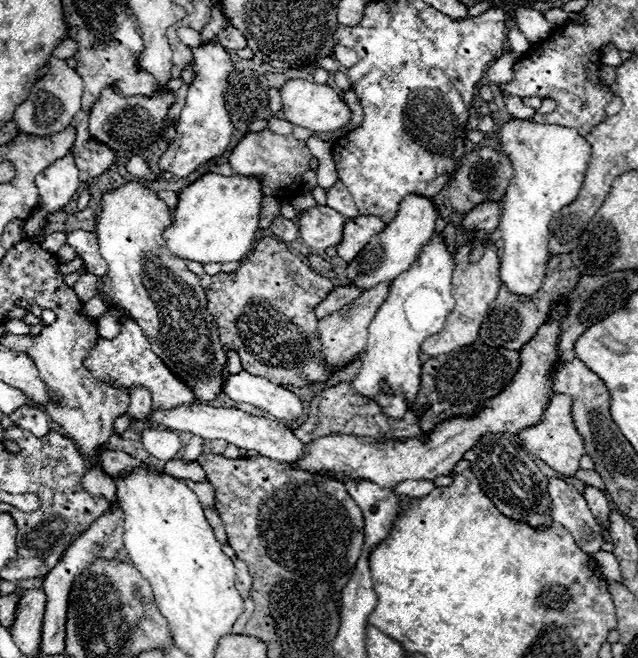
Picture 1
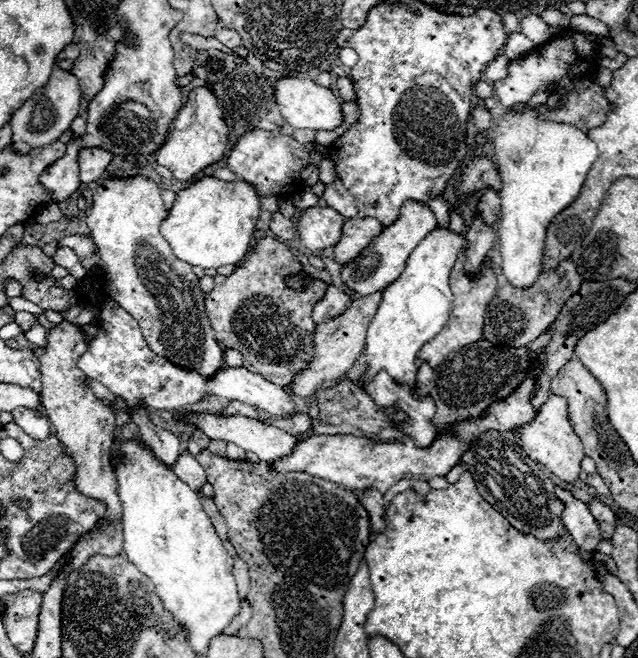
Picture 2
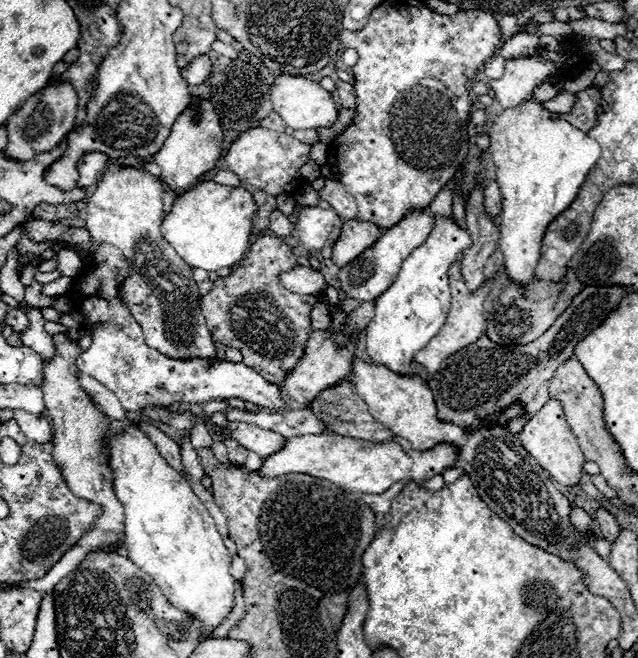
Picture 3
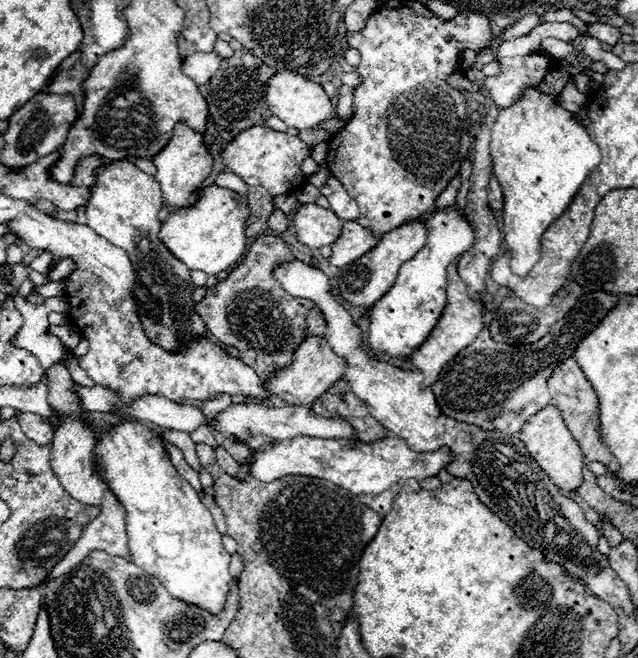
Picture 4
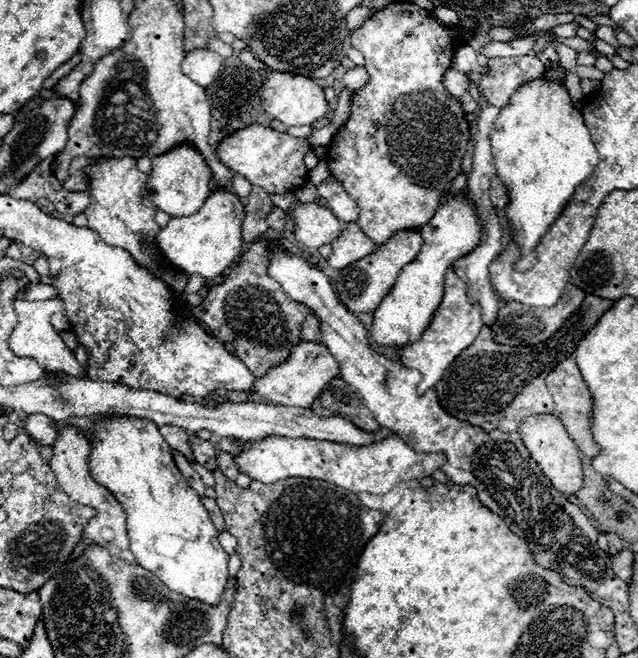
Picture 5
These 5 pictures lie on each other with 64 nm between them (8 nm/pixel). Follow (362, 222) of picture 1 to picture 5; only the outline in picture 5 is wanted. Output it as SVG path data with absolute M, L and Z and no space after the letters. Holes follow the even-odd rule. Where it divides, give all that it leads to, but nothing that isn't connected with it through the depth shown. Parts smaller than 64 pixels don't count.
M346 224L340 238L332 244L332 254L328 256L328 264L332 268L346 268L348 264L368 256L378 246L360 230L358 224Z

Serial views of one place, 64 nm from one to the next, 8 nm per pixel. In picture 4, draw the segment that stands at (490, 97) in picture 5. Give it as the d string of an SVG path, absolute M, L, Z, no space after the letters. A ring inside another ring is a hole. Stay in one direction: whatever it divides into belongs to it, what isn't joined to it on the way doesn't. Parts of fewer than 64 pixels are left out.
M538 54L530 56L518 56L518 58L500 58L500 76L486 78L484 88L488 90L488 96L500 106L508 108L512 106L526 88L534 88L544 80L544 76L554 68L556 58Z

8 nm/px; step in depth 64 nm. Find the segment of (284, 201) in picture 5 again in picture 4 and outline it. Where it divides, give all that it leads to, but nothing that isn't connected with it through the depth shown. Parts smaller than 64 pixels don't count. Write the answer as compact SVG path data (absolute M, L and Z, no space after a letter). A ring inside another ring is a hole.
M288 194L288 196L276 196L276 198L274 198L274 204L276 204L278 210L290 214L290 212L298 206L298 200L296 200L294 194Z

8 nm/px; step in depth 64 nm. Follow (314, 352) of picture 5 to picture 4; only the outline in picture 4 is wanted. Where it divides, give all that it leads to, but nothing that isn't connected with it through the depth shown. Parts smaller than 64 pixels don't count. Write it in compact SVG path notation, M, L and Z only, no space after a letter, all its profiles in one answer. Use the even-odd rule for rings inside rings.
M324 336L306 338L304 344L300 344L300 348L296 350L292 366L282 368L276 376L264 380L264 386L272 392L272 396L282 398L296 406L310 406L320 394L324 394L332 386L332 382L342 380L346 372L346 360L336 356L326 342L328 340Z

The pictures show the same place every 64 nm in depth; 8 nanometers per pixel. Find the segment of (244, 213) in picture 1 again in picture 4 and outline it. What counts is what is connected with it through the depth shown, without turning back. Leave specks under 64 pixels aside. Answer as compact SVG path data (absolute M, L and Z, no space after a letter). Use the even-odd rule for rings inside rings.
M216 184L200 190L192 208L170 212L160 230L160 240L166 248L184 262L190 270L202 270L206 274L218 274L242 260L246 252L246 220L250 216L248 196L238 194Z

